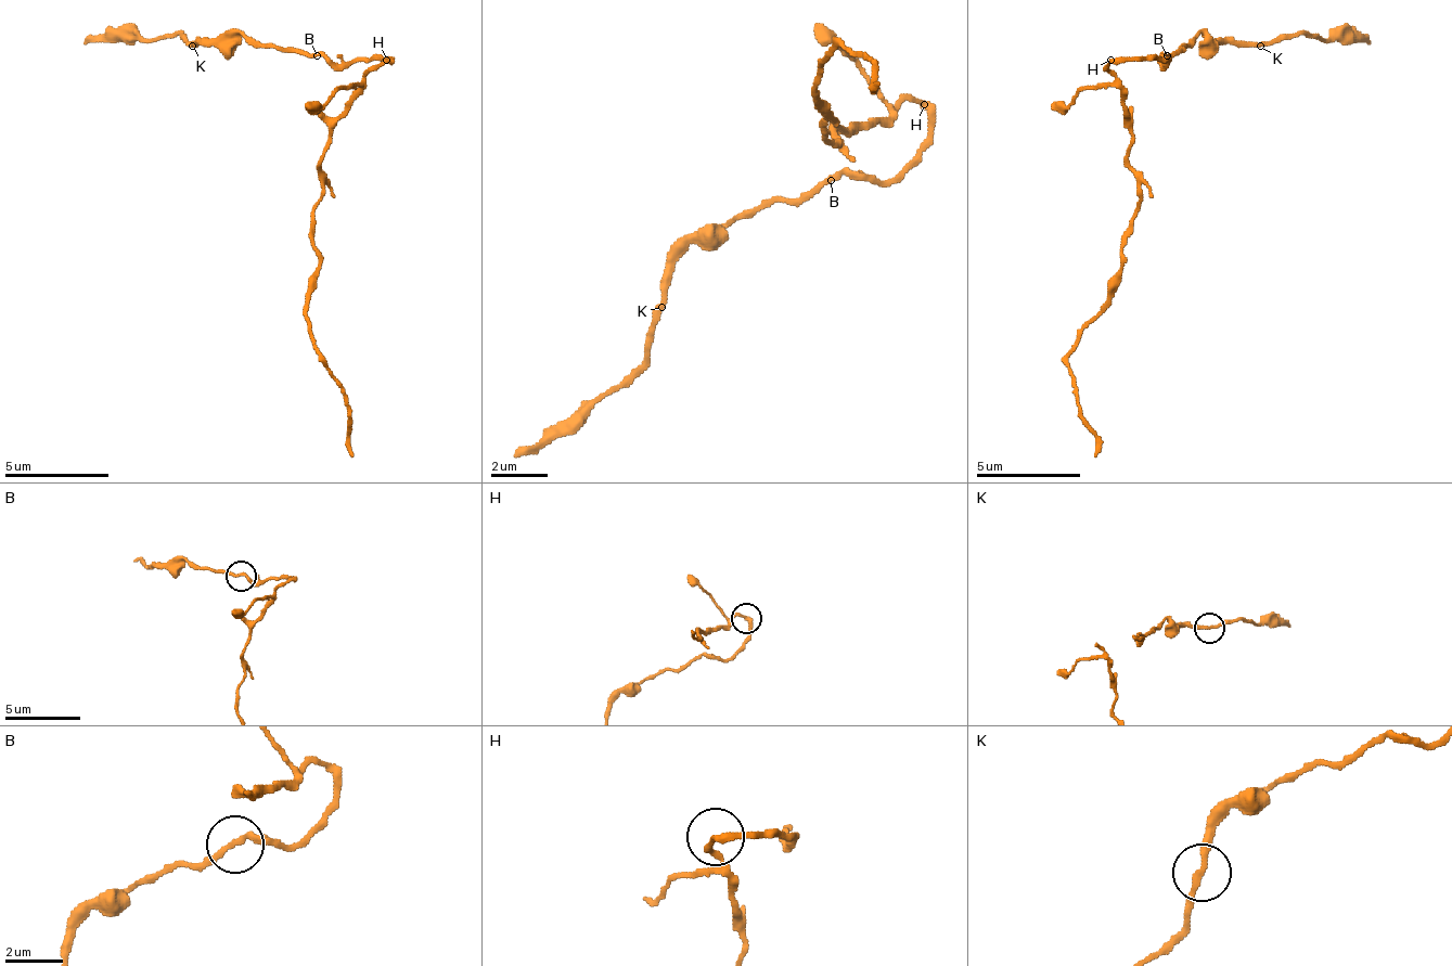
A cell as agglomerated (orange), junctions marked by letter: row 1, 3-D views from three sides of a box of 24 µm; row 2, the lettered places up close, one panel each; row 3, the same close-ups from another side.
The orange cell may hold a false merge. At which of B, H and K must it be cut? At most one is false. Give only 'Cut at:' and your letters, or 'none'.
Cut at: none

